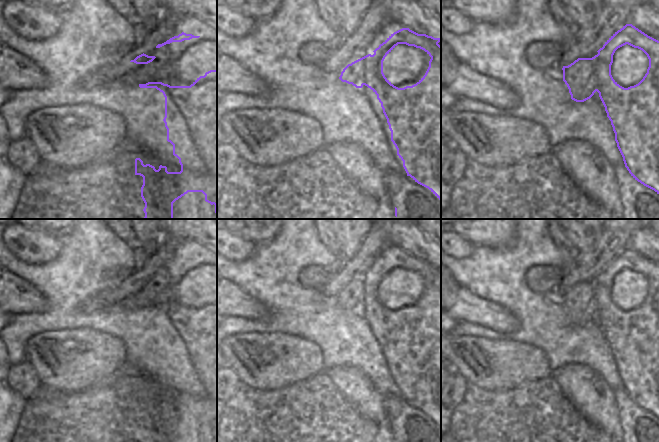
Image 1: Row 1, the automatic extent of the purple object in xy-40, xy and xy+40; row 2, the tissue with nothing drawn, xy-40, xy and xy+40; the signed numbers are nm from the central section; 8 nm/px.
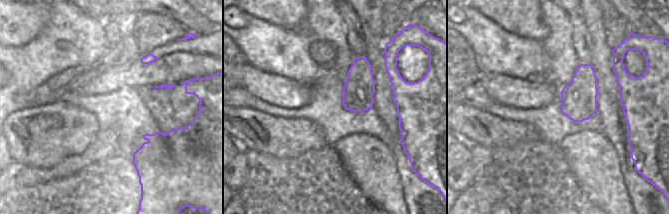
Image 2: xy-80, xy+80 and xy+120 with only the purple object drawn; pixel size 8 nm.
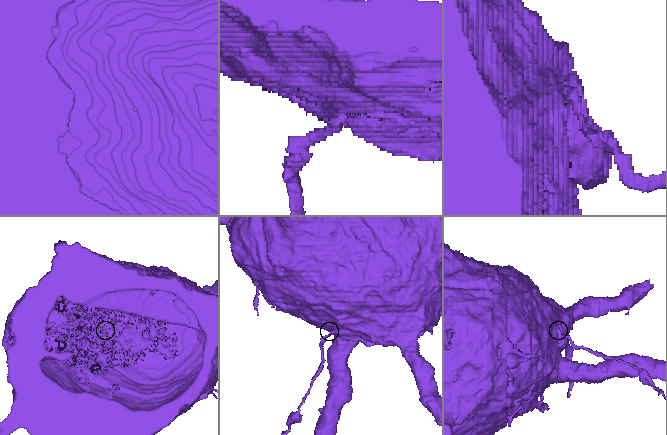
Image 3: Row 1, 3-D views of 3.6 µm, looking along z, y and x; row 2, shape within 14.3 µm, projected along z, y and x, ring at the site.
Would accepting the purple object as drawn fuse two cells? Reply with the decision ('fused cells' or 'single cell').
fused cells

